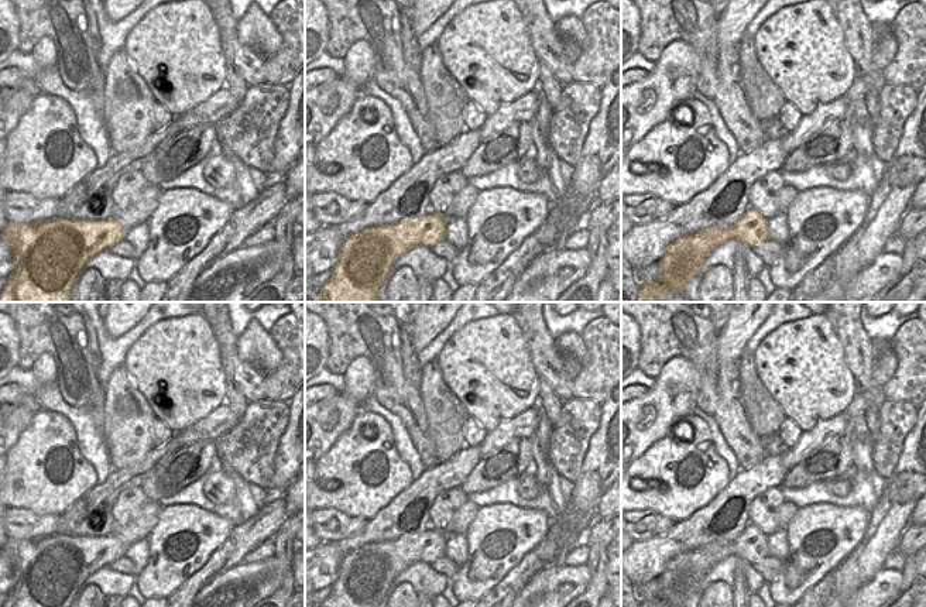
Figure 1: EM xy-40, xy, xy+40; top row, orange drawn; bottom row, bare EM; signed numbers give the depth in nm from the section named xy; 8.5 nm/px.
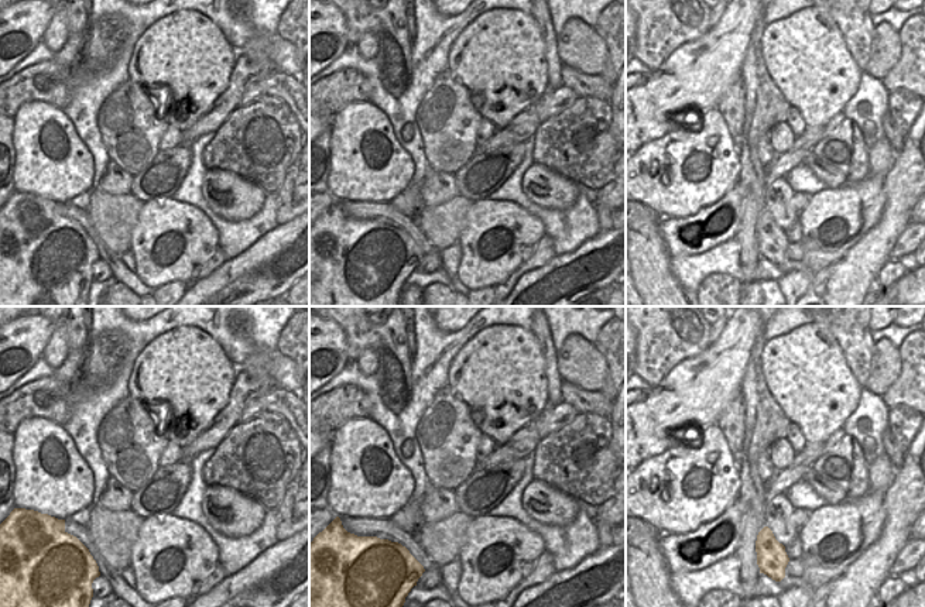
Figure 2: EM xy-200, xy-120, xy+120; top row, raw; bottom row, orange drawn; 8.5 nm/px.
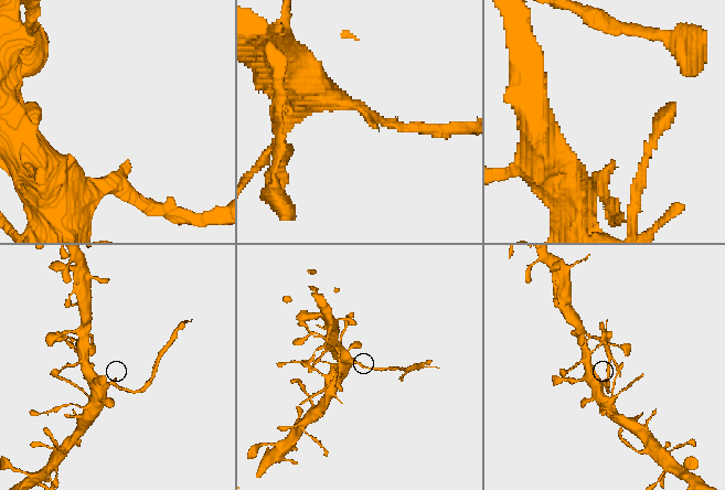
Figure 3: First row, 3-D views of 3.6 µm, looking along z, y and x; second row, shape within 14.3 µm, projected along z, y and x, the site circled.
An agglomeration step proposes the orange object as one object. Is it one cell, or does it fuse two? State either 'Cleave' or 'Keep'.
Cleave

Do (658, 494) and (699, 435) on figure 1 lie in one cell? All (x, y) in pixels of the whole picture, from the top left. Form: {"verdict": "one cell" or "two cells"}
{"verdict": "one cell"}

